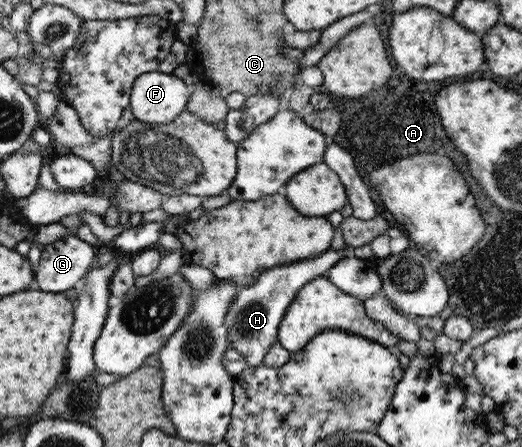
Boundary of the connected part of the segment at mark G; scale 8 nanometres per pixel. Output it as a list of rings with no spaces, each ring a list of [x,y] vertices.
[[[68,234],[52,243],[43,245],[40,250],[38,266],[33,271],[39,290],[43,292],[62,292],[66,289],[78,288],[80,281],[86,272],[94,266],[98,249],[78,238],[76,235]]]

